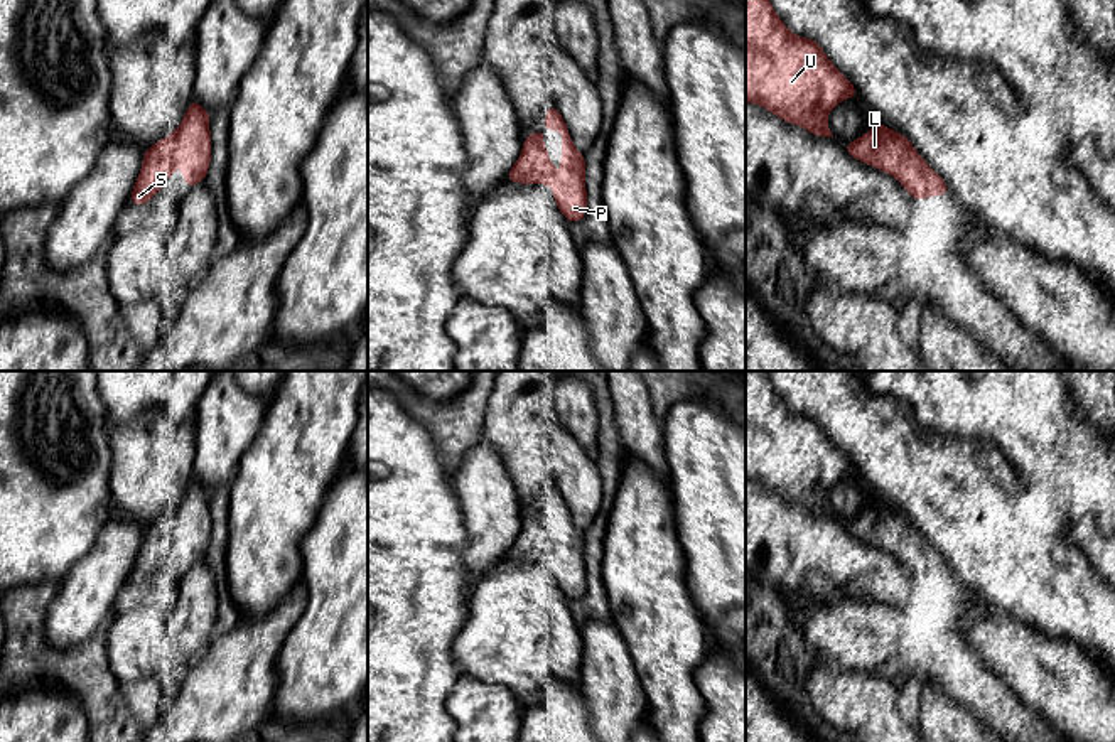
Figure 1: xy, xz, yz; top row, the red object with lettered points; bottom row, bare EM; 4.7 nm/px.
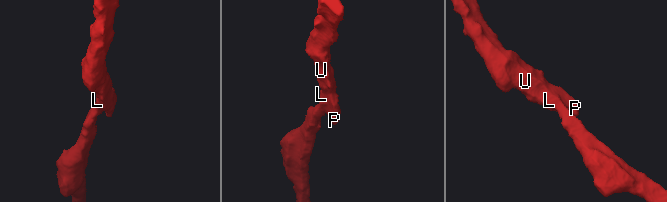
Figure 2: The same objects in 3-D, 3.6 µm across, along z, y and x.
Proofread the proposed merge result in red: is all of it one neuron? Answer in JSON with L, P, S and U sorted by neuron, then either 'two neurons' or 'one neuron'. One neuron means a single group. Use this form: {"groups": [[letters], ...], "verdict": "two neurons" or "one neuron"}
{"groups": [["L", "P", "S", "U"]], "verdict": "one neuron"}

